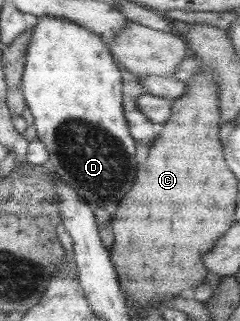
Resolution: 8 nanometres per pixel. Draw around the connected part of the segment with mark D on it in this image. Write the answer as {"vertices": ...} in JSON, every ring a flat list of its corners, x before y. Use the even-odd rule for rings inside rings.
{"vertices":[[37,17,37,23,31,29,31,39,29,39,29,45,27,45,25,51,25,65,21,83,23,98,25,98,27,109,29,109,33,118,35,118,33,127,35,127,35,131,38,134,37,139,40,143,45,145,49,153,47,162,43,164,44,167,49,168,54,175,60,178,60,181,63,181,72,191,75,191,77,195,81,195,93,210,97,209,97,207,105,209,107,205,115,205,115,209,117,209,117,204,122,201,122,197,125,195,125,185,127,185,127,181,133,181,133,179,135,179,135,173,137,173,135,153,138,143,131,137,127,119,125,118,122,105,122,72,116,65,110,48,104,43,103,39,99,37,99,35,95,35,93,31,87,31,87,29,81,27,81,25,65,21,65,19,59,19,59,17]]}

